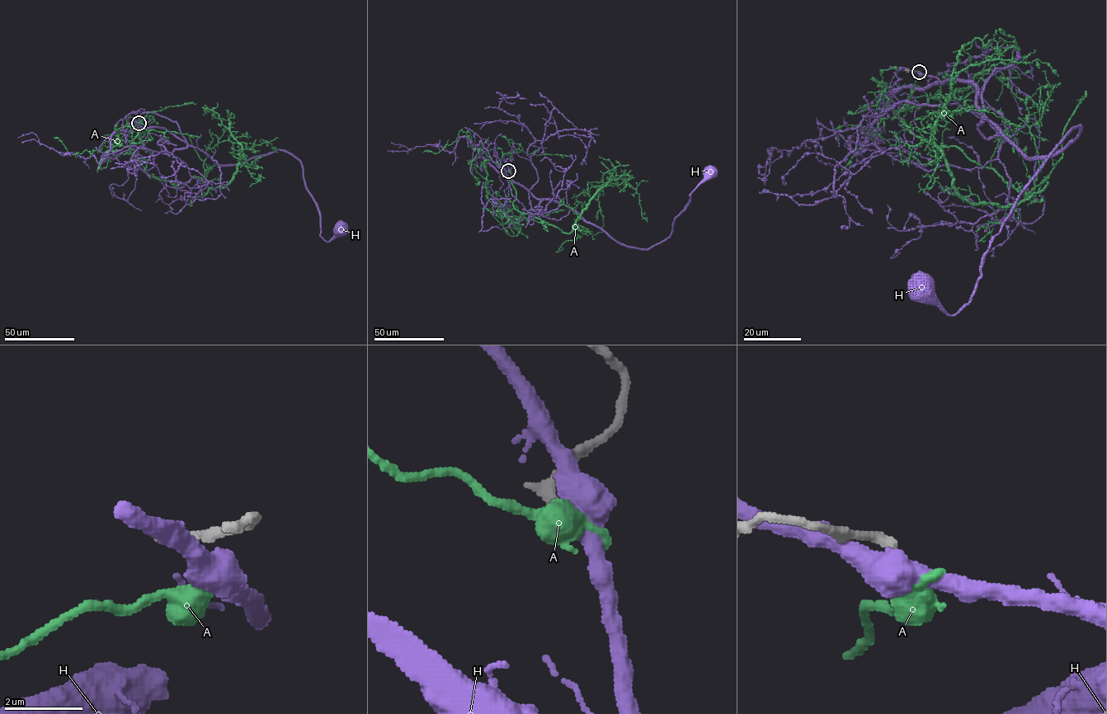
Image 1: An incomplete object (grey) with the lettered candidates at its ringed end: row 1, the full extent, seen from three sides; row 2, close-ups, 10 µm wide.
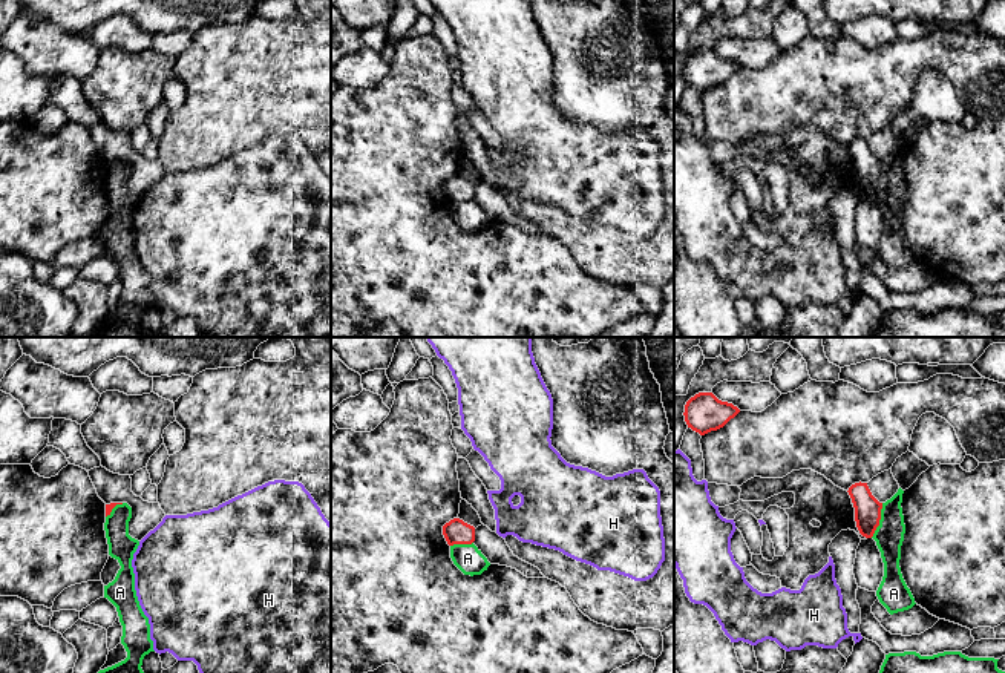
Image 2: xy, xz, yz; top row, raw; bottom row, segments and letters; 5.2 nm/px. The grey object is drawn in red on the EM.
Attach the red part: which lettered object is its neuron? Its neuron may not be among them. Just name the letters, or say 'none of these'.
none of these

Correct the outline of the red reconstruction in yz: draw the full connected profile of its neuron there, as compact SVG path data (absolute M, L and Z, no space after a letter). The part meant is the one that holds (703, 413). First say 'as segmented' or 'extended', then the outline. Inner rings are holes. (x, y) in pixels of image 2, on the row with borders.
as segmented | M699 392L685 405L688 428L705 435L723 428L740 409L732 403L719 400L712 392Z

